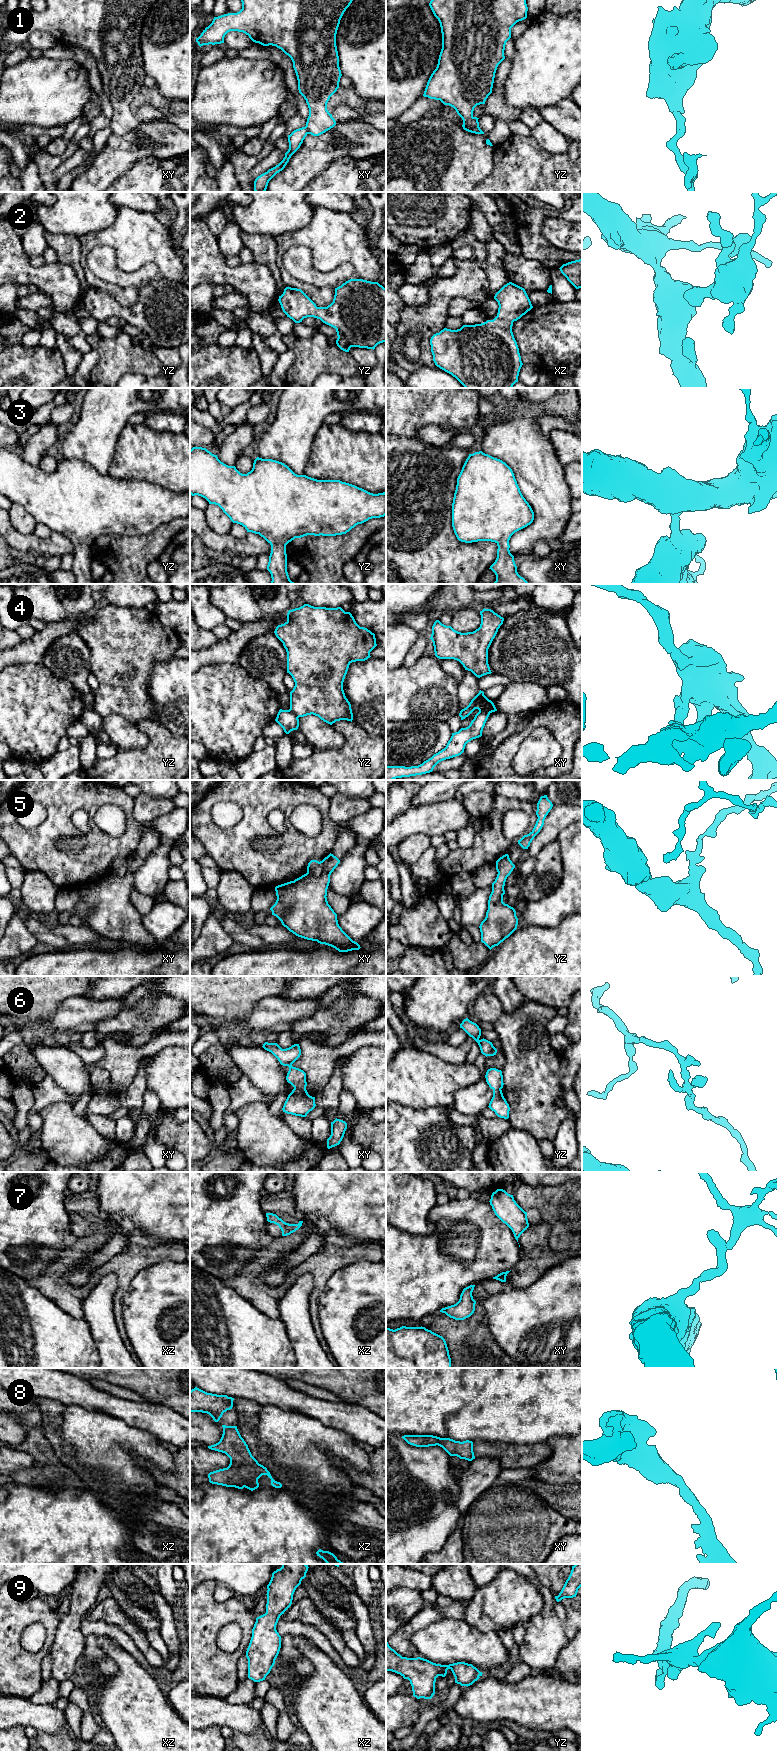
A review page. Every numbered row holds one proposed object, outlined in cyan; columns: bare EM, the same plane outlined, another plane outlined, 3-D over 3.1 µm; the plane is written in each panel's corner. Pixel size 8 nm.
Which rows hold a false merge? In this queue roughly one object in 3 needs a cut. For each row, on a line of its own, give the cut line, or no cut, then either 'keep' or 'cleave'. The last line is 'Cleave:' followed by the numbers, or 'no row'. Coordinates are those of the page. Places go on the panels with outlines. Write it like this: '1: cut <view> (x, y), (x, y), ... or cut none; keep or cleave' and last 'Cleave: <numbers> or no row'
1: cut xy (305, 126), (308, 133); cleave
2: cut none; keep
3: cut none; keep
4: cut xy (479, 711), (487, 711), (489, 713); cleave
5: cut xy (320, 861), (322, 873), (319, 876), (312, 876), (307, 873); cleave
6: cut none; keep
7: cut none; keep
8: cut none; keep
9: cut none; keep
Cleave: 1, 4, 5

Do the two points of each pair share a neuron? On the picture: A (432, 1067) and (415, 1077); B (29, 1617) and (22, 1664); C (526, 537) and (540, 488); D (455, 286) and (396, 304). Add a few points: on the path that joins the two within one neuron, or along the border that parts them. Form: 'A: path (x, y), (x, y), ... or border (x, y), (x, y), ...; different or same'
A: path (428, 1071), (422, 1077), (419, 1077); same
B: path (17, 1629), (15, 1631), (15, 1652); same
C: path (538, 525), (540, 523), (540, 500); same
D: border (406, 305), (396, 325); different

